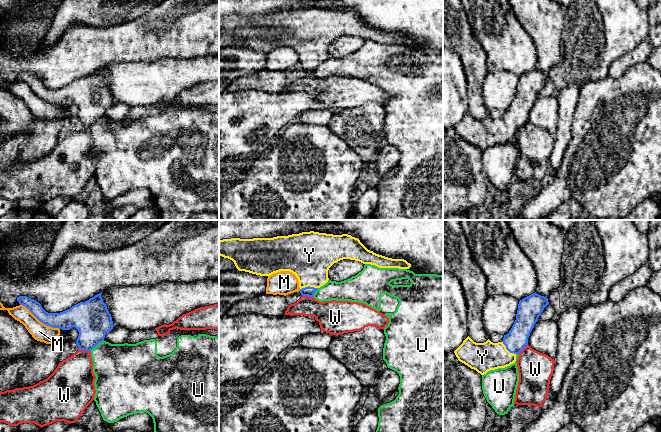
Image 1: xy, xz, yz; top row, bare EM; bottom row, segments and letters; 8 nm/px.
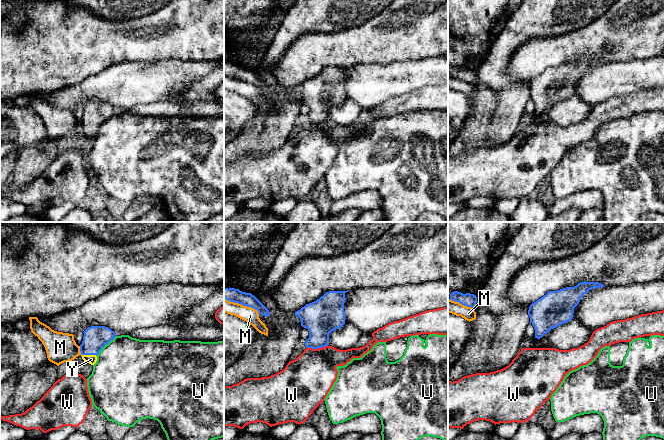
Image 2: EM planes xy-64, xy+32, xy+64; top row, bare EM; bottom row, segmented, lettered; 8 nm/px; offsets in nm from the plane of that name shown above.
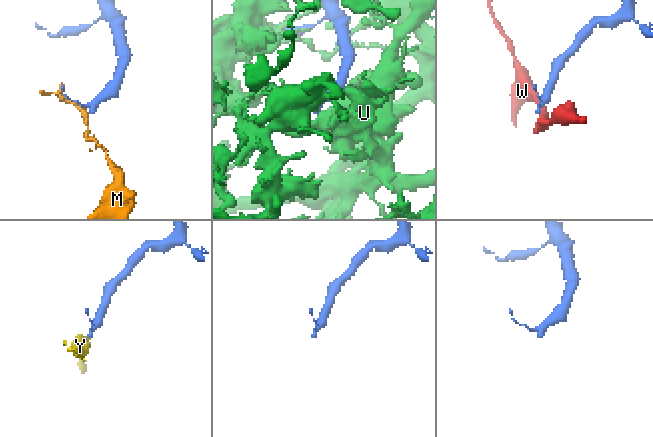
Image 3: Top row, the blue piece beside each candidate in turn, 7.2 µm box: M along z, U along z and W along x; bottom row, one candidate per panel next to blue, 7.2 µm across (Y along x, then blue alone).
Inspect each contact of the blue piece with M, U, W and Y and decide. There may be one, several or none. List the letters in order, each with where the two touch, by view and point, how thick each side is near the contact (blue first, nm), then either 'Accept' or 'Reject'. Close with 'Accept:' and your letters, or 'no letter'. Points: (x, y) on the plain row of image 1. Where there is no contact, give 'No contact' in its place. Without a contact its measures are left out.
M: Touches blue at xy (40, 97). Thickness 150 nm (blue) against 140 nm. Reject
U: Touches blue at xy (96, 121). Thickness 300 nm (blue) against 380 nm. Reject
W: Touches blue at xz (308, 72). Thickness 80 nm (blue) against 240 nm. Reject
Y: Touches blue at xz (308, 62). Thickness 80 nm (blue) against 380 nm. Accept
Accept: Y

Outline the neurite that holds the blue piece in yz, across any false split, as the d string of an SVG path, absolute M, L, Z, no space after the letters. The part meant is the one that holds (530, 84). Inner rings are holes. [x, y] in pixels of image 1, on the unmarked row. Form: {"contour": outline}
{"contour": "M536 68L519 77L516 96L503 117L493 119L489 115L476 119L469 112L454 127L458 136L481 151L490 146L505 144L515 139L516 131L527 121L528 114L548 74Z"}

